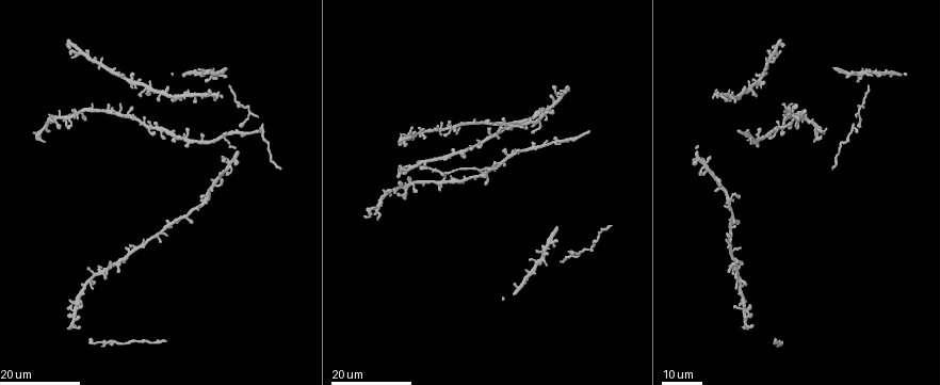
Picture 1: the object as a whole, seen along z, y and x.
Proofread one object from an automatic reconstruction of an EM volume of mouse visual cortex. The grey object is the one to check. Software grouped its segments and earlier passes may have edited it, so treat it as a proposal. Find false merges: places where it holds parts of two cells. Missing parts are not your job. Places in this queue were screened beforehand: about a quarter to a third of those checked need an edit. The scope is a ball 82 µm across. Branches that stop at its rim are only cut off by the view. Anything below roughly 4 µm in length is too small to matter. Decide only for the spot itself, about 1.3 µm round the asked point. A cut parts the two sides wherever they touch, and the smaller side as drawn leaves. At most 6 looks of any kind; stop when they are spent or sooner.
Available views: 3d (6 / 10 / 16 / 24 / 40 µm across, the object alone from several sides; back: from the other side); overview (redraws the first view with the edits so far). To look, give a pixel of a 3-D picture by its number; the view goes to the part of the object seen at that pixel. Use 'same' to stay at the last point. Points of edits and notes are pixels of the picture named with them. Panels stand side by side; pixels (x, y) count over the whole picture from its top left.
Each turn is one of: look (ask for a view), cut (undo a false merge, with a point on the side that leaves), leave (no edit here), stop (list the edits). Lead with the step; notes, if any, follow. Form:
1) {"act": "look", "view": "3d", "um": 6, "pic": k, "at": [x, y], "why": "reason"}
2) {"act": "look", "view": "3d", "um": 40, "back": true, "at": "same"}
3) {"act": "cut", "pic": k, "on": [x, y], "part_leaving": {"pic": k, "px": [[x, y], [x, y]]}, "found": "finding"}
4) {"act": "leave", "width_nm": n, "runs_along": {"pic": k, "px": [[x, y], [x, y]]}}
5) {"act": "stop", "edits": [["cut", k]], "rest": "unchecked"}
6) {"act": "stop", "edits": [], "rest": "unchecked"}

{"act": "look", "view": "3d", "um": 16, "pic": 1, "at": [555, 139], "why": "four-way junction"}

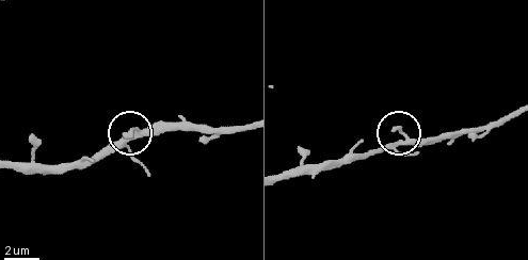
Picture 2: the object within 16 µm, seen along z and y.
{"act": "look", "view": "3d", "um": 10, "pic": 2, "at": [402, 143]}

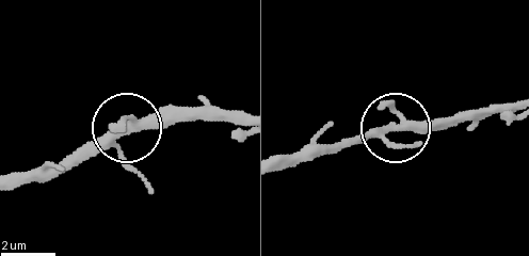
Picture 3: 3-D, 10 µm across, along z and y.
{"act": "leave", "side_arm_um": 41, "found": "continuous, no second cell"}

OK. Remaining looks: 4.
{"act": "look", "view": "3d", "um": 24, "pic": 1, "at": [43, 128], "why": "small branch off a trunk"}

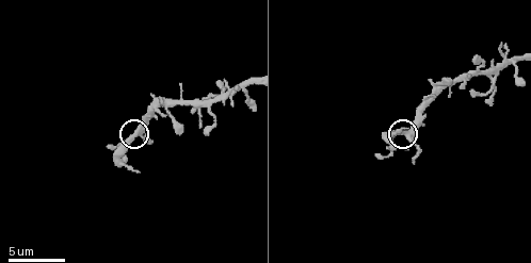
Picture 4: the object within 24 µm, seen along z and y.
{"act": "look", "view": "3d", "um": 10, "pic": 4, "at": [138, 130]}

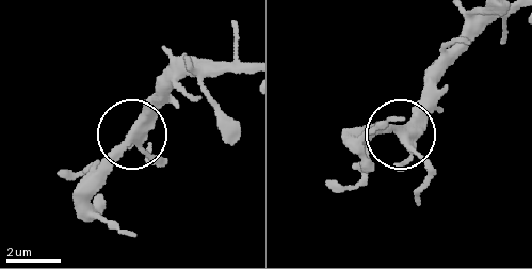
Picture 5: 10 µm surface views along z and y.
{"act": "leave", "found": "one cell here"}

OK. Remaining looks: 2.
{"act": "look", "view": "3d", "um": 16, "pic": 1, "at": [154, 127], "why": "small branch off a trunk"}

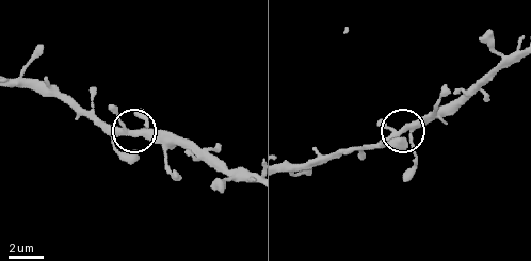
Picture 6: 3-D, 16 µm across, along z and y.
{"act": "look", "view": "3d", "um": 10, "pic": 6, "at": [138, 130]}

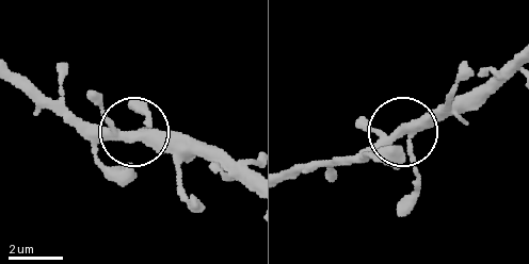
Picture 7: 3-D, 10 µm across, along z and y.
{"act": "leave", "runs_along": {"pic": 7, "px": [[247, 190], [213, 160], [133, 132], [145, 116]]}, "found": "continuous, no second cell"}

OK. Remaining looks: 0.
{"act": "stop", "edits": [], "rest": "unchecked"}

